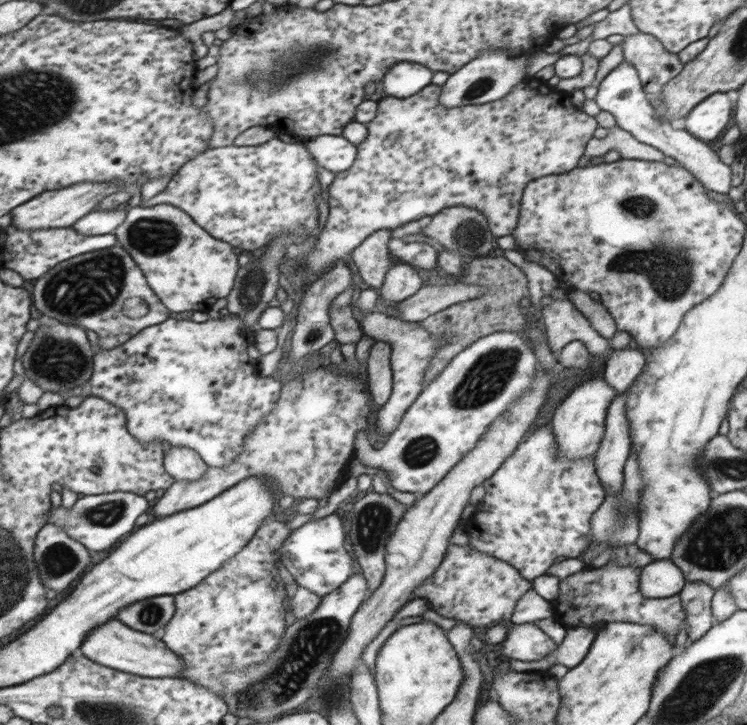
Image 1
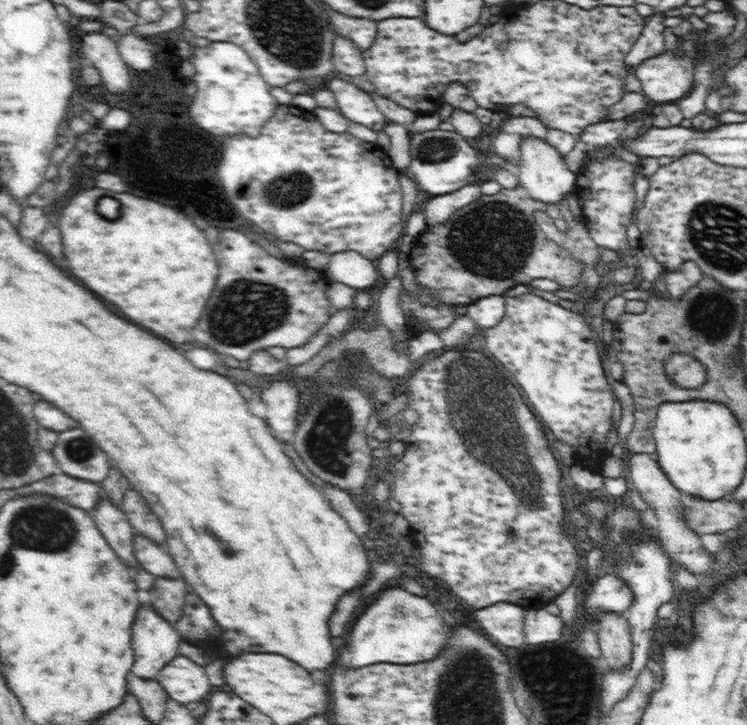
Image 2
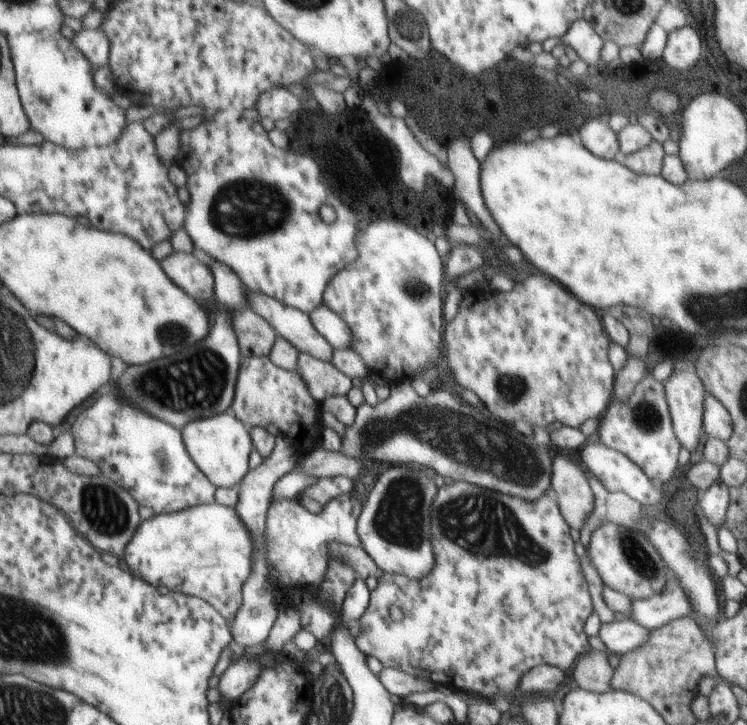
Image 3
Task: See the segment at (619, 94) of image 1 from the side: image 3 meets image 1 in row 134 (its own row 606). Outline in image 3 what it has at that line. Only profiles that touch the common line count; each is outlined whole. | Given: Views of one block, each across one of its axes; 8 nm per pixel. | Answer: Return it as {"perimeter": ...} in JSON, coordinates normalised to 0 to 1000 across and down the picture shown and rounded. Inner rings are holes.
{"perimeter":[[[908,796],[893,797],[890,810],[866,826],[846,828],[843,852],[854,857],[869,870],[886,866],[910,851],[921,851],[929,844],[925,828],[913,811]]]}

